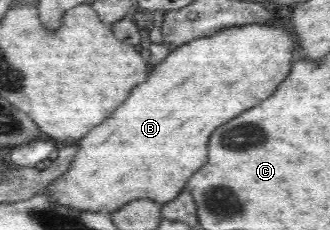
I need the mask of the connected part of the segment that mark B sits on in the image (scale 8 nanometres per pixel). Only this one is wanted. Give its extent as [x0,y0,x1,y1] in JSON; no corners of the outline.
[45,24,296,214]

